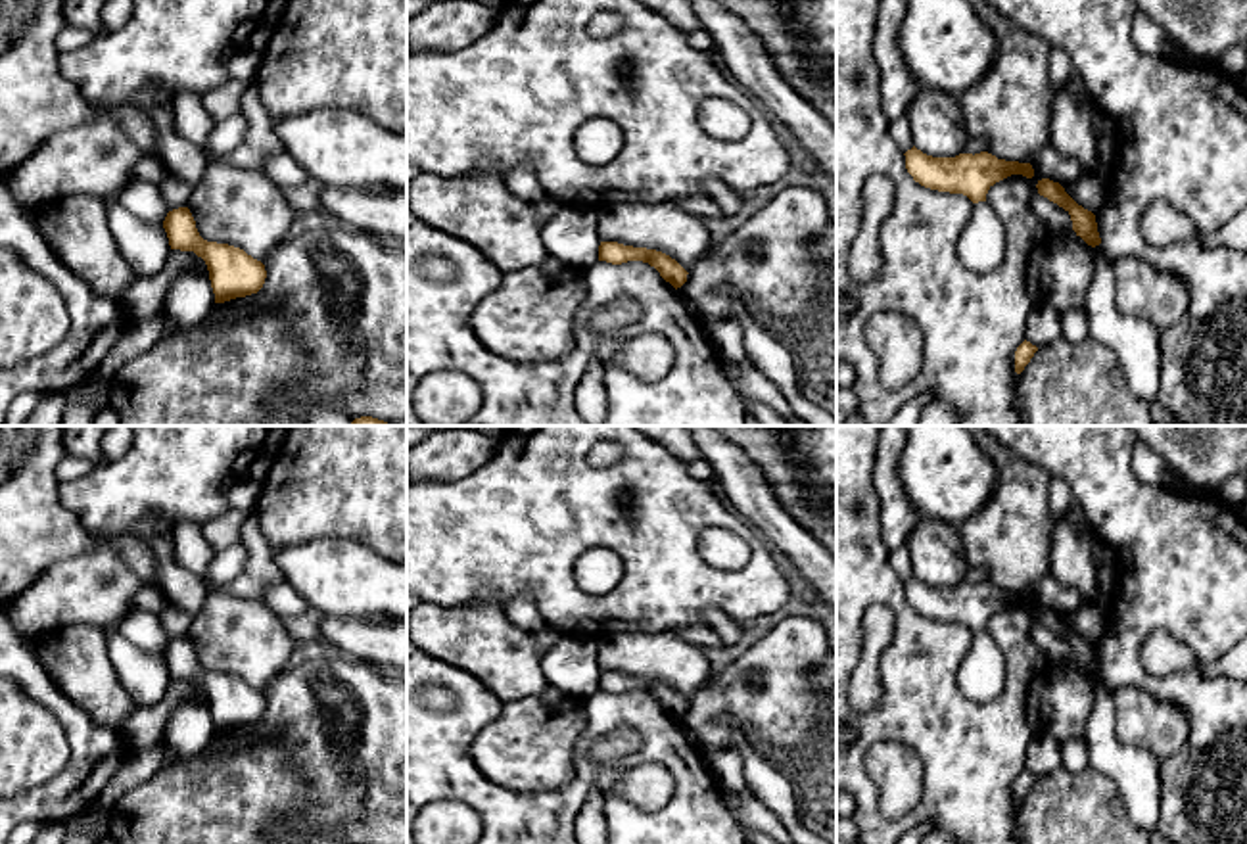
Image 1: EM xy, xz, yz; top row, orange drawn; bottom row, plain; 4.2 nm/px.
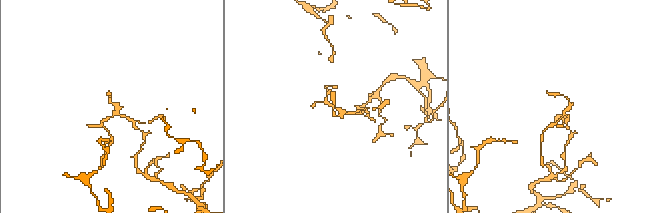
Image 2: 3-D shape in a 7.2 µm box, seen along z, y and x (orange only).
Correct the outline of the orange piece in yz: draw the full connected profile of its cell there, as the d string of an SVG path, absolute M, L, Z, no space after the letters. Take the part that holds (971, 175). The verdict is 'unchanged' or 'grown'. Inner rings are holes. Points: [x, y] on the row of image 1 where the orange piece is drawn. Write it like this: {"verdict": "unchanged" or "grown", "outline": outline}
{"verdict": "unchanged", "outline": "M913 146L904 155L915 182L938 192L963 194L973 203L986 201L988 190L1011 175L1034 176L1030 163L998 159L988 152L932 157Z"}

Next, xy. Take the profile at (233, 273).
{"verdict": "unchanged", "outline": "M188 207L169 211L163 228L171 249L194 251L205 261L215 303L246 297L263 288L265 265L240 247L203 240Z"}

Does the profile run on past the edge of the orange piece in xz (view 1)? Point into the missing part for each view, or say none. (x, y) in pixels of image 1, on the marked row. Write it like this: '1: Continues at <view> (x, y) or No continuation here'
1: No continuation here

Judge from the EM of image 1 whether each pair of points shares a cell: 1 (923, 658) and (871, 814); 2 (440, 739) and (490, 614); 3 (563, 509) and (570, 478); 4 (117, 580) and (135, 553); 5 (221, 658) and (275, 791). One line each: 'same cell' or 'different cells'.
1: same cell
2: different cells
3: same cell
4: different cells
5: different cells

